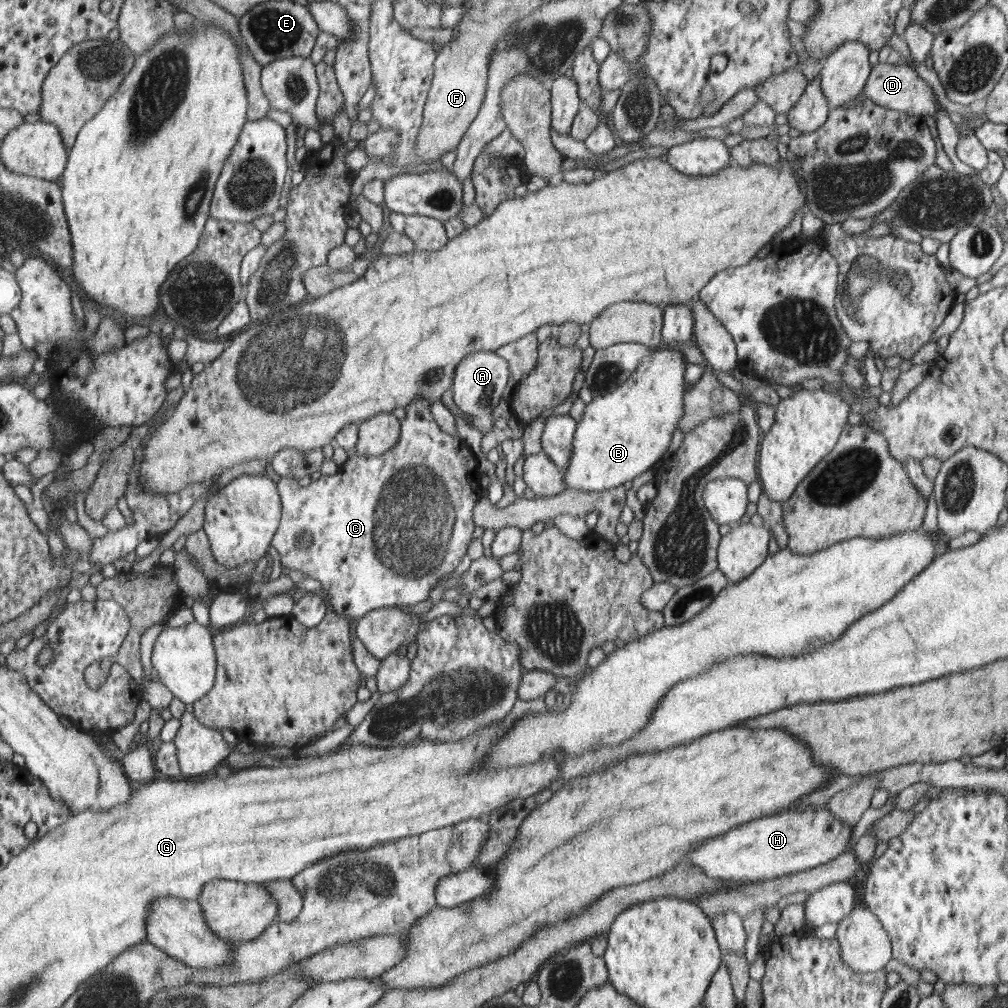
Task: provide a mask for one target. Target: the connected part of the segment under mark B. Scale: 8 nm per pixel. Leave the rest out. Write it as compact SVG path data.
M658 344L620 389L594 397L586 405L574 436L570 464L564 472L565 487L602 491L623 485L636 476L647 478L646 470L666 452L684 416L687 363L681 351Z

